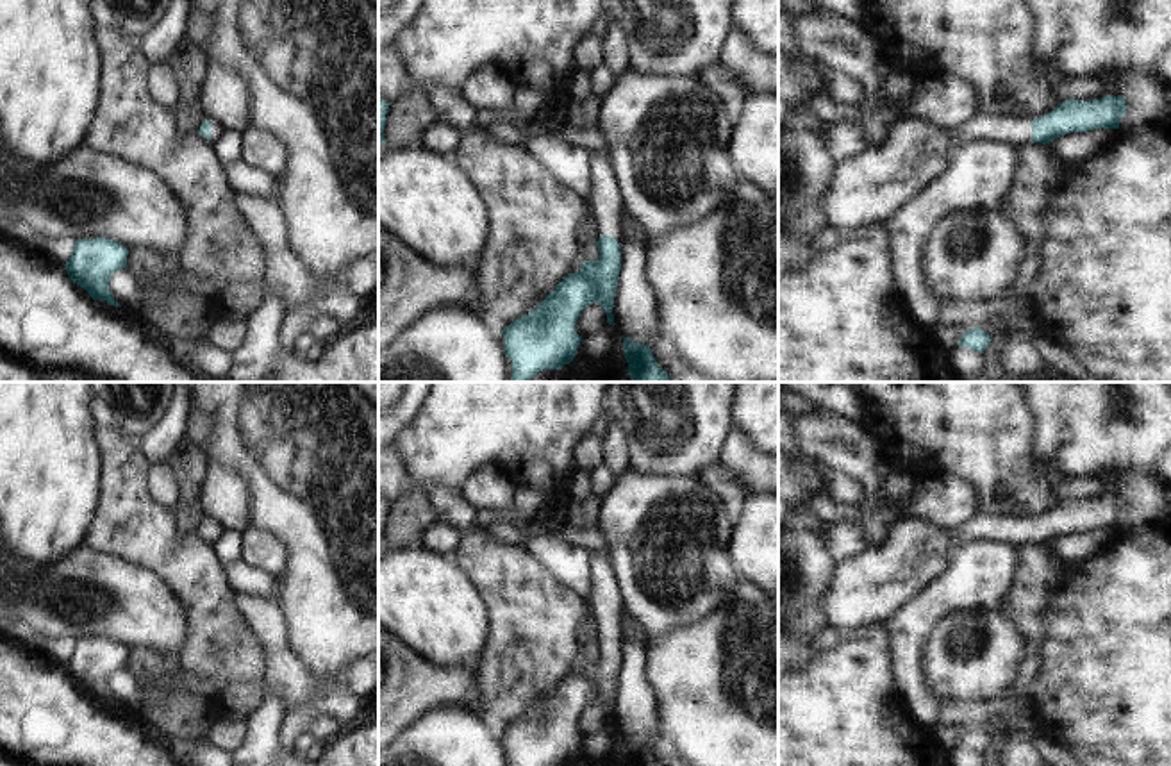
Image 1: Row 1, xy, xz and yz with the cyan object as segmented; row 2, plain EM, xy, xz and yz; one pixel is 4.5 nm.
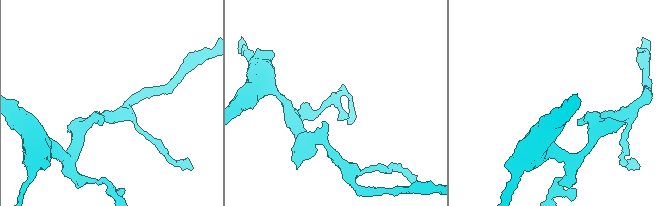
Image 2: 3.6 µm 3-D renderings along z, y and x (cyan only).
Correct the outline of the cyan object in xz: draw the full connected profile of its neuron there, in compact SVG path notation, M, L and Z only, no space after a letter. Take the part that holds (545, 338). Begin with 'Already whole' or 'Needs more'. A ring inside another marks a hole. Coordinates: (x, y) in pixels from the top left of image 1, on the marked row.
Needs more. M589 154L589 162L591 195L587 200L593 207L594 223L600 232L600 239L596 241L600 257L596 261L582 261L578 273L568 273L536 309L502 329L502 345L505 346L505 361L509 364L509 382L527 382L543 370L559 370L564 364L569 364L582 341L582 336L575 330L575 323L589 304L600 304L607 312L607 323L612 327L616 325L612 307L621 270L618 218L623 211L623 198L610 162L596 154Z

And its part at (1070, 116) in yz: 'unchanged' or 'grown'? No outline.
grown

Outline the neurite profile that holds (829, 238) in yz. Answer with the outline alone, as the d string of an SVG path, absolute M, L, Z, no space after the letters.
M823 229L818 236L816 236L816 248L823 254L826 250L834 250L839 245L846 243L853 239L853 232L844 230L844 229Z

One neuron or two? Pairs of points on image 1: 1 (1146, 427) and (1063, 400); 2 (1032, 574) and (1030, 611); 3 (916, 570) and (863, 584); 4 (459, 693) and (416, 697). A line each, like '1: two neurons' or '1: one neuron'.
1: one neuron
2: one neuron
3: one neuron
4: one neuron

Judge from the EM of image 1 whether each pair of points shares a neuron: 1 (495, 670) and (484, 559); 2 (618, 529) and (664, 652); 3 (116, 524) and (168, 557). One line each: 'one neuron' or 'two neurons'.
1: one neuron
2: two neurons
3: one neuron

